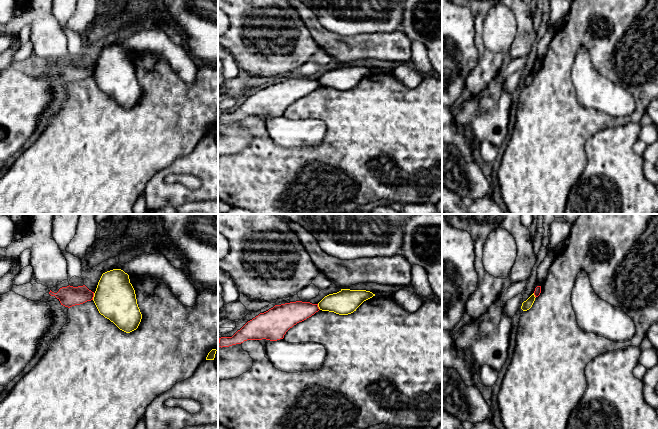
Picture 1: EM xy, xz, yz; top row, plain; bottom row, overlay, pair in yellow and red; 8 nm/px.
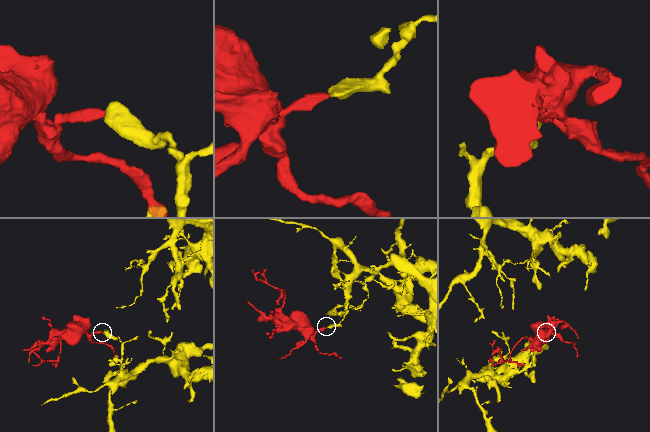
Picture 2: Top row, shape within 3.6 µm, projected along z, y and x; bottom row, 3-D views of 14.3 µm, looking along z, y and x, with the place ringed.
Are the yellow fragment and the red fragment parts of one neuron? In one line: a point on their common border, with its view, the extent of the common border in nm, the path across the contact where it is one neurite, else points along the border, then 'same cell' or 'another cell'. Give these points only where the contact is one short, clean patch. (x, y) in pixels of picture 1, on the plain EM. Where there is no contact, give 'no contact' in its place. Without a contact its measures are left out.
contact xy (94, 72); length 60 nm; border xy (94, 69), (92, 75); another cell

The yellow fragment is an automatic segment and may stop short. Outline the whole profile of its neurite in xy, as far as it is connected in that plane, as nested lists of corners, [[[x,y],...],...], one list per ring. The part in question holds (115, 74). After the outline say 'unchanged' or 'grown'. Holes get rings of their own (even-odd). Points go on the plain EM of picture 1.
[[[113,45],[102,50],[93,77],[99,89],[120,106],[130,109],[138,104],[142,90],[129,51],[123,46]]]; unchanged

